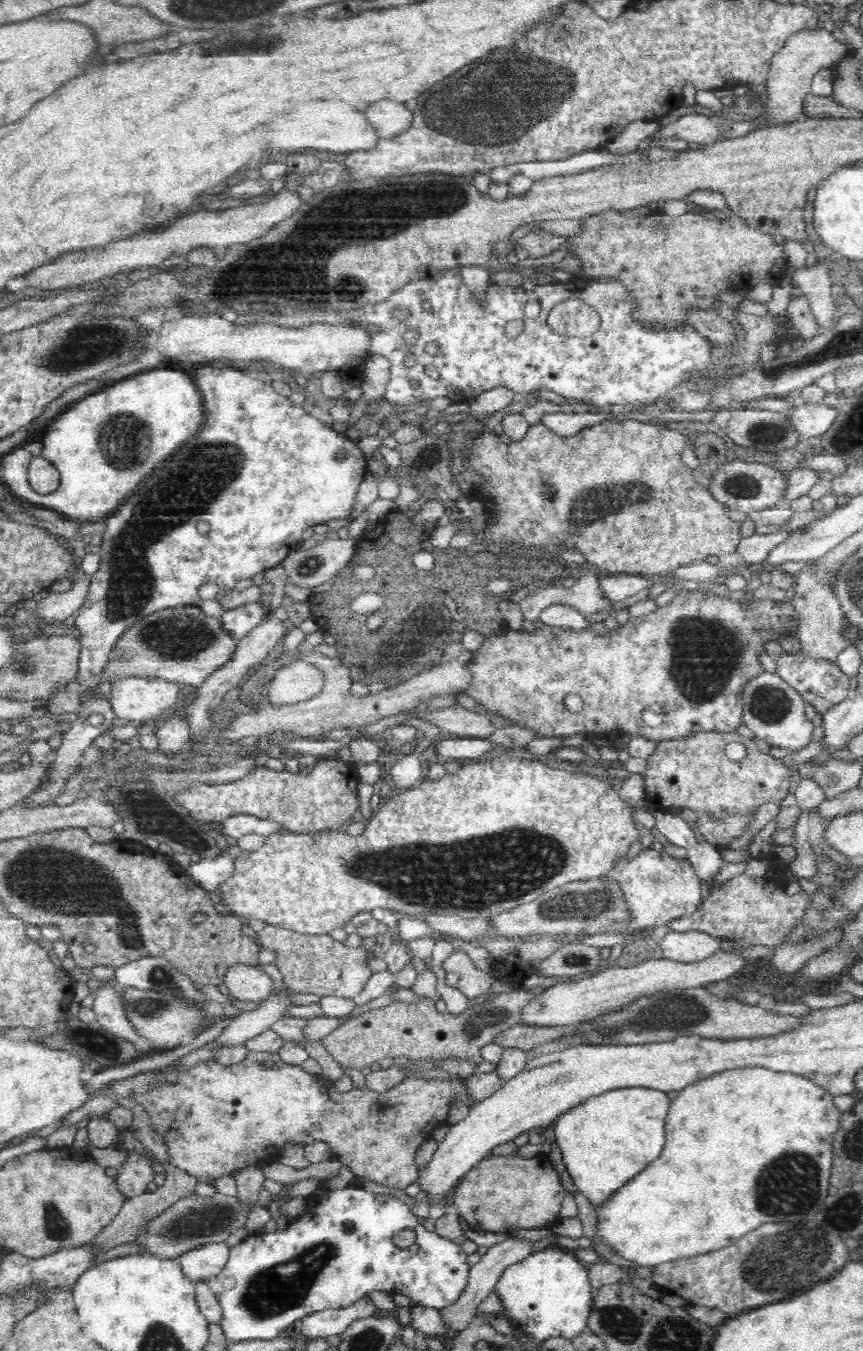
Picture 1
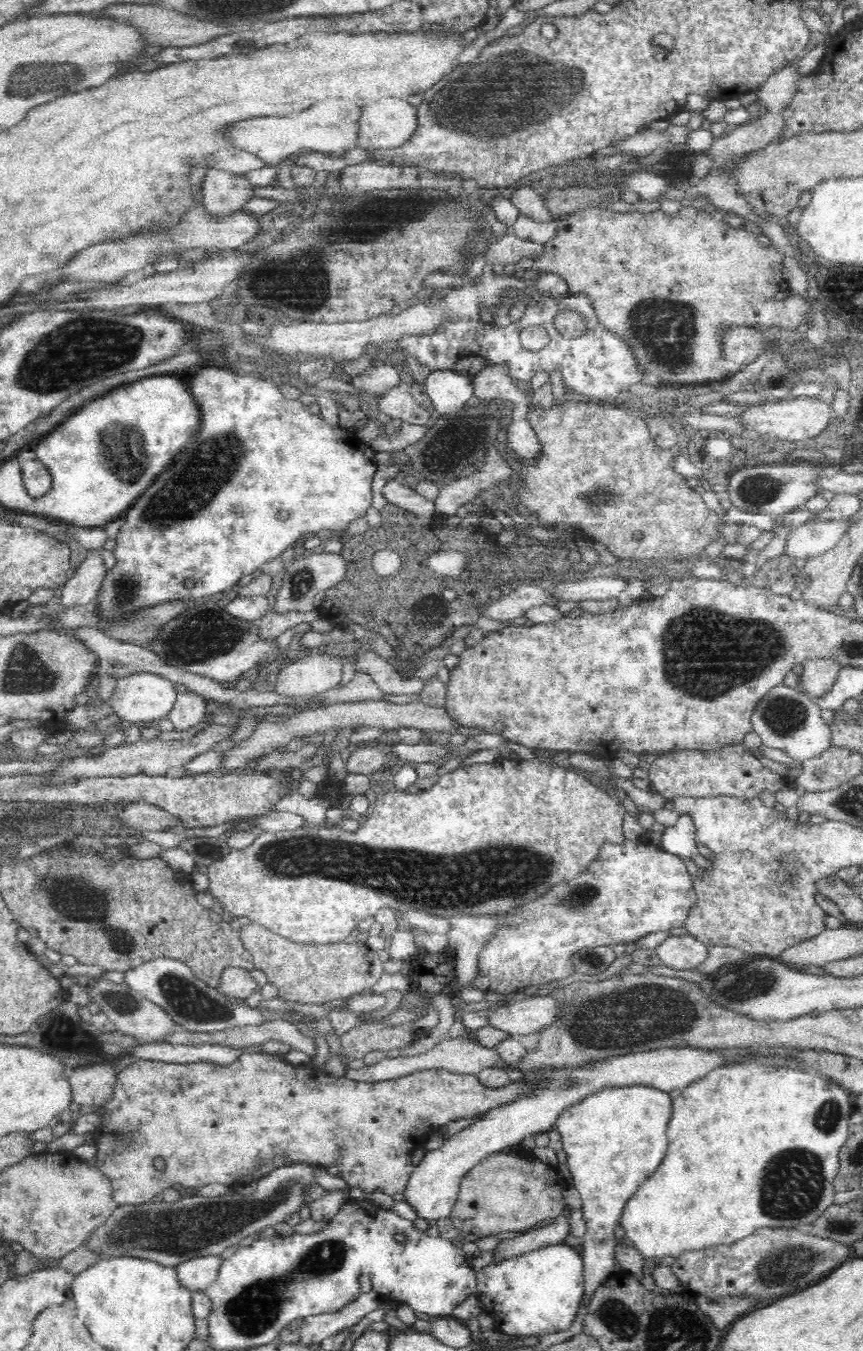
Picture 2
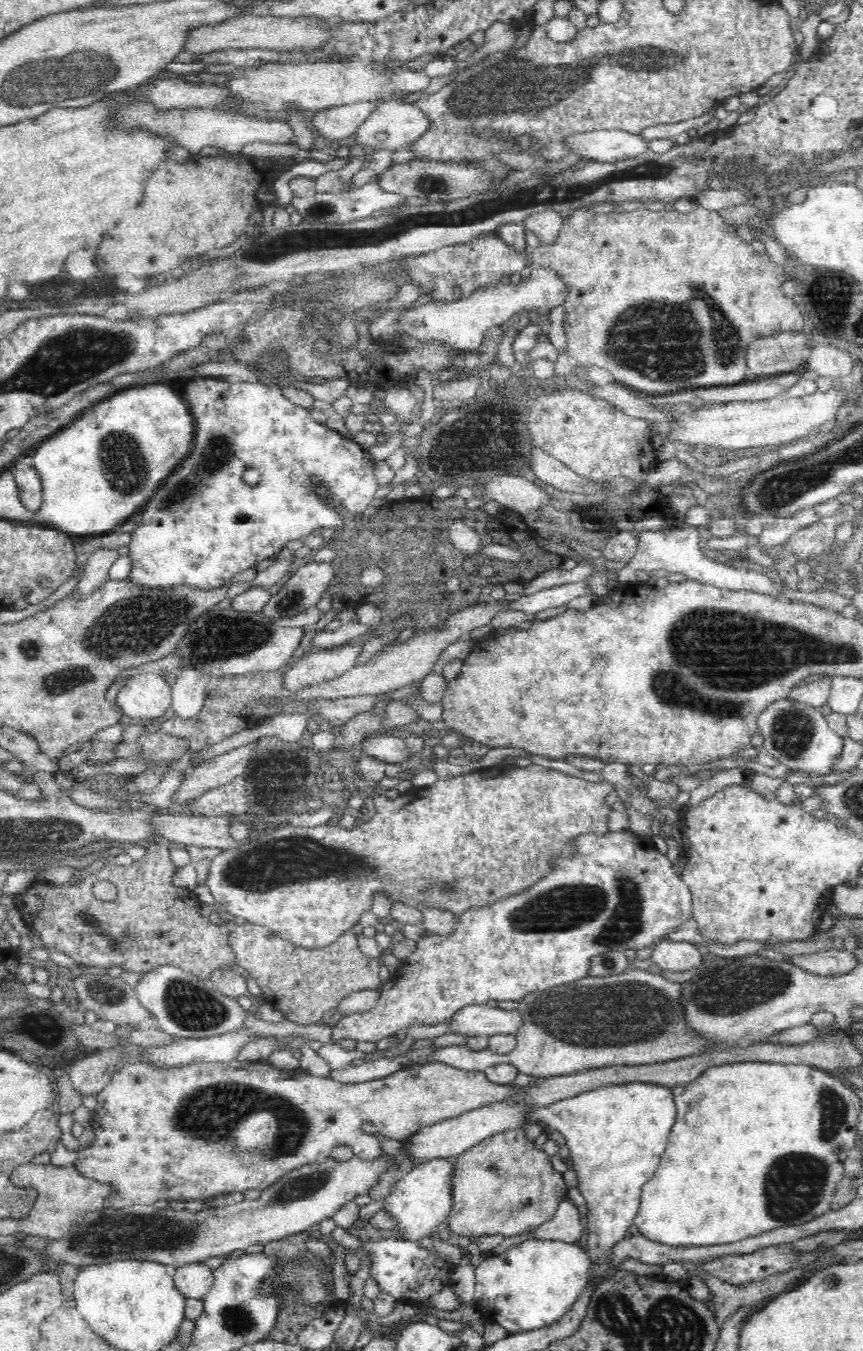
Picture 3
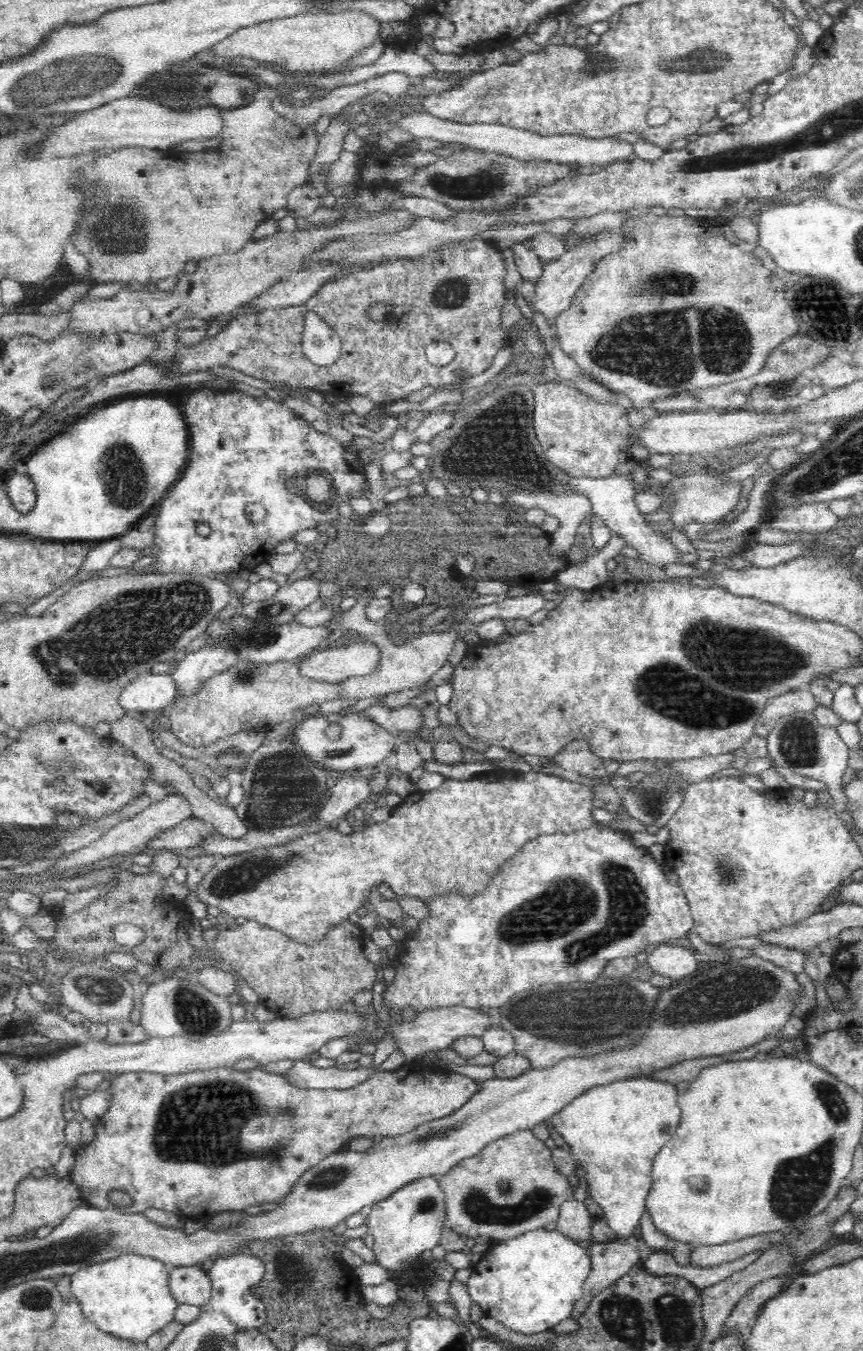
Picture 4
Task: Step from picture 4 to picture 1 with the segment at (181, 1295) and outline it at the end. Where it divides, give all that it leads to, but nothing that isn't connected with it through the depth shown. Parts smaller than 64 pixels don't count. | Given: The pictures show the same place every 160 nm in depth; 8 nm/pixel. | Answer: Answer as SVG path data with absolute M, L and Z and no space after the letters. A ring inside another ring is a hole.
M216 1244L214 1247L200 1248L180 1256L180 1263L184 1277L194 1284L207 1282L220 1274L229 1258L226 1244Z

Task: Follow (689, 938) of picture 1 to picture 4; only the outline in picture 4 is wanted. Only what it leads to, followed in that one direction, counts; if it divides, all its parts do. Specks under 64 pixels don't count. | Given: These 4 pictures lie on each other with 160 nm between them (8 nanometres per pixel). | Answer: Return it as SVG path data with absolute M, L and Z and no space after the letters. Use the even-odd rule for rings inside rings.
M664 943L655 946L644 963L655 975L662 975L678 983L681 978L692 974L699 962L692 950Z

